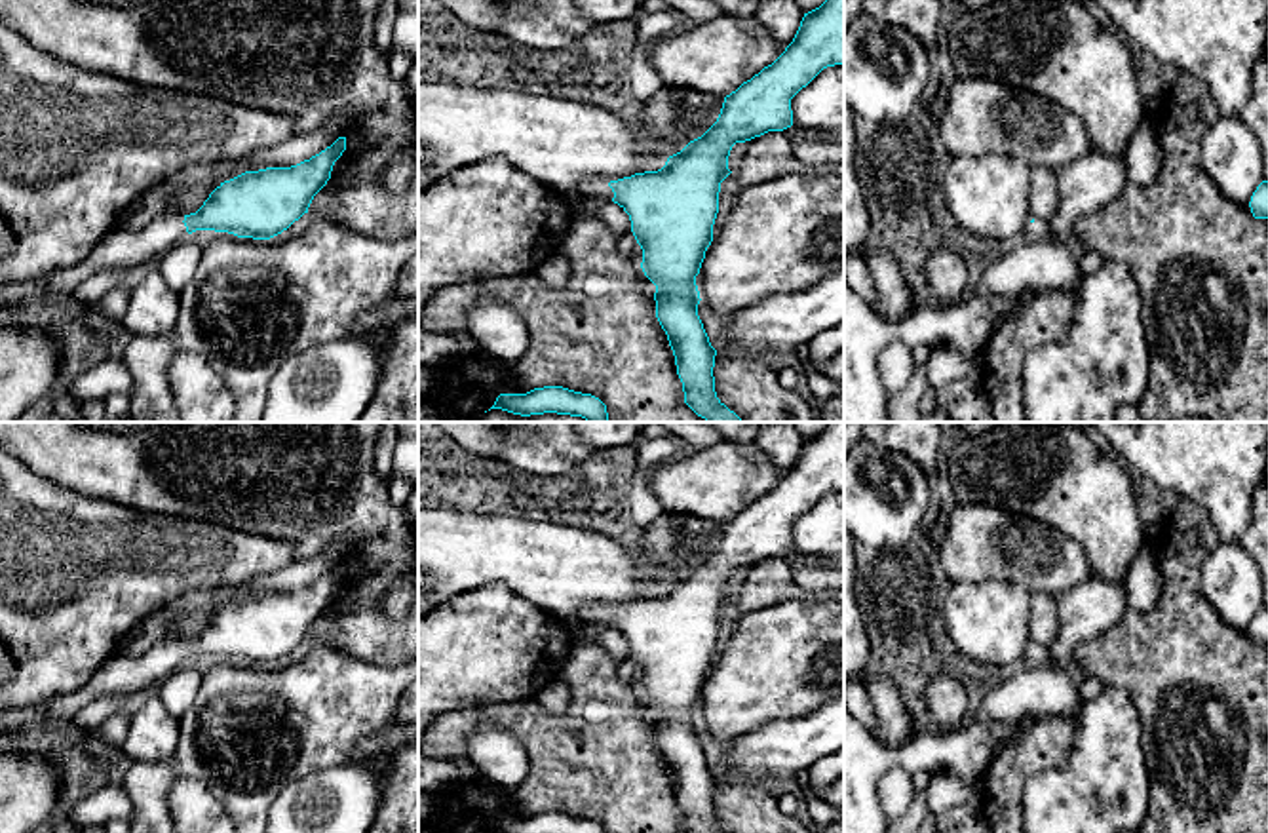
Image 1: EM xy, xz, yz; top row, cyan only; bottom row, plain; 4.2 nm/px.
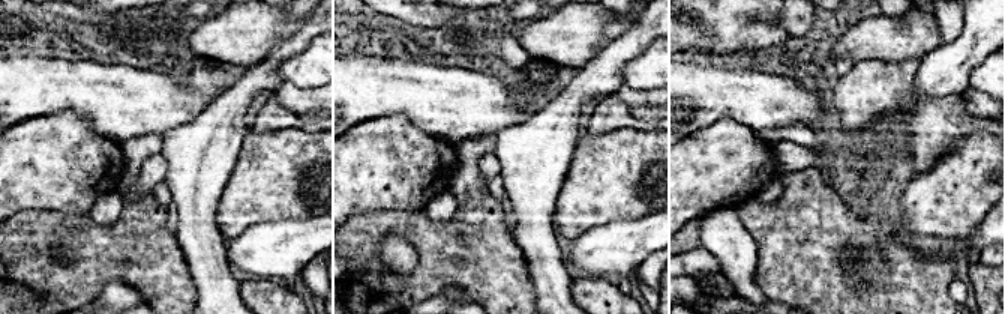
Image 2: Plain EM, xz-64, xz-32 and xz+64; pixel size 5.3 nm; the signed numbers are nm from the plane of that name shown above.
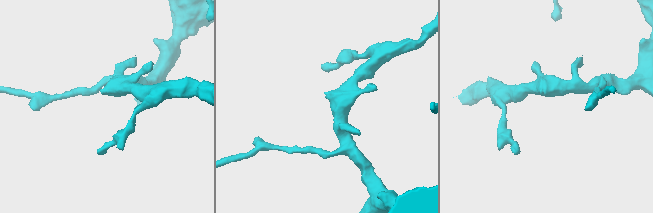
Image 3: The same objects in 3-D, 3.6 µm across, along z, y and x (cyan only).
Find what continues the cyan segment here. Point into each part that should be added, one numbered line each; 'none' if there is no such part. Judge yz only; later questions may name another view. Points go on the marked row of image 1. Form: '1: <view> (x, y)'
1: yz (1035, 231)

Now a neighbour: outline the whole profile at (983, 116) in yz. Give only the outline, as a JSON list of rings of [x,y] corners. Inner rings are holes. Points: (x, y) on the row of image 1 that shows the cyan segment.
[[[979,76],[956,78],[949,89],[939,141],[951,158],[1004,154],[1030,169],[1053,171],[1095,152],[1074,112],[1038,93]]]

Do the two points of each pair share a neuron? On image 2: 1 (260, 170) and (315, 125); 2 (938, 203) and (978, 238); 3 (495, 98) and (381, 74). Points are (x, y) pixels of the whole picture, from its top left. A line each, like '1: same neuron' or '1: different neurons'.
1: different neurons
2: different neurons
3: same neuron

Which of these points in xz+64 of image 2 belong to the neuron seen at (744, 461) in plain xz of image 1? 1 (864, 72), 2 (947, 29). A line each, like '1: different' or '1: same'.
1: different
2: different

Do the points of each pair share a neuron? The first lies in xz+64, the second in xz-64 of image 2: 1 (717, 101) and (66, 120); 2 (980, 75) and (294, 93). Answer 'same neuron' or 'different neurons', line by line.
1: different neurons
2: different neurons

